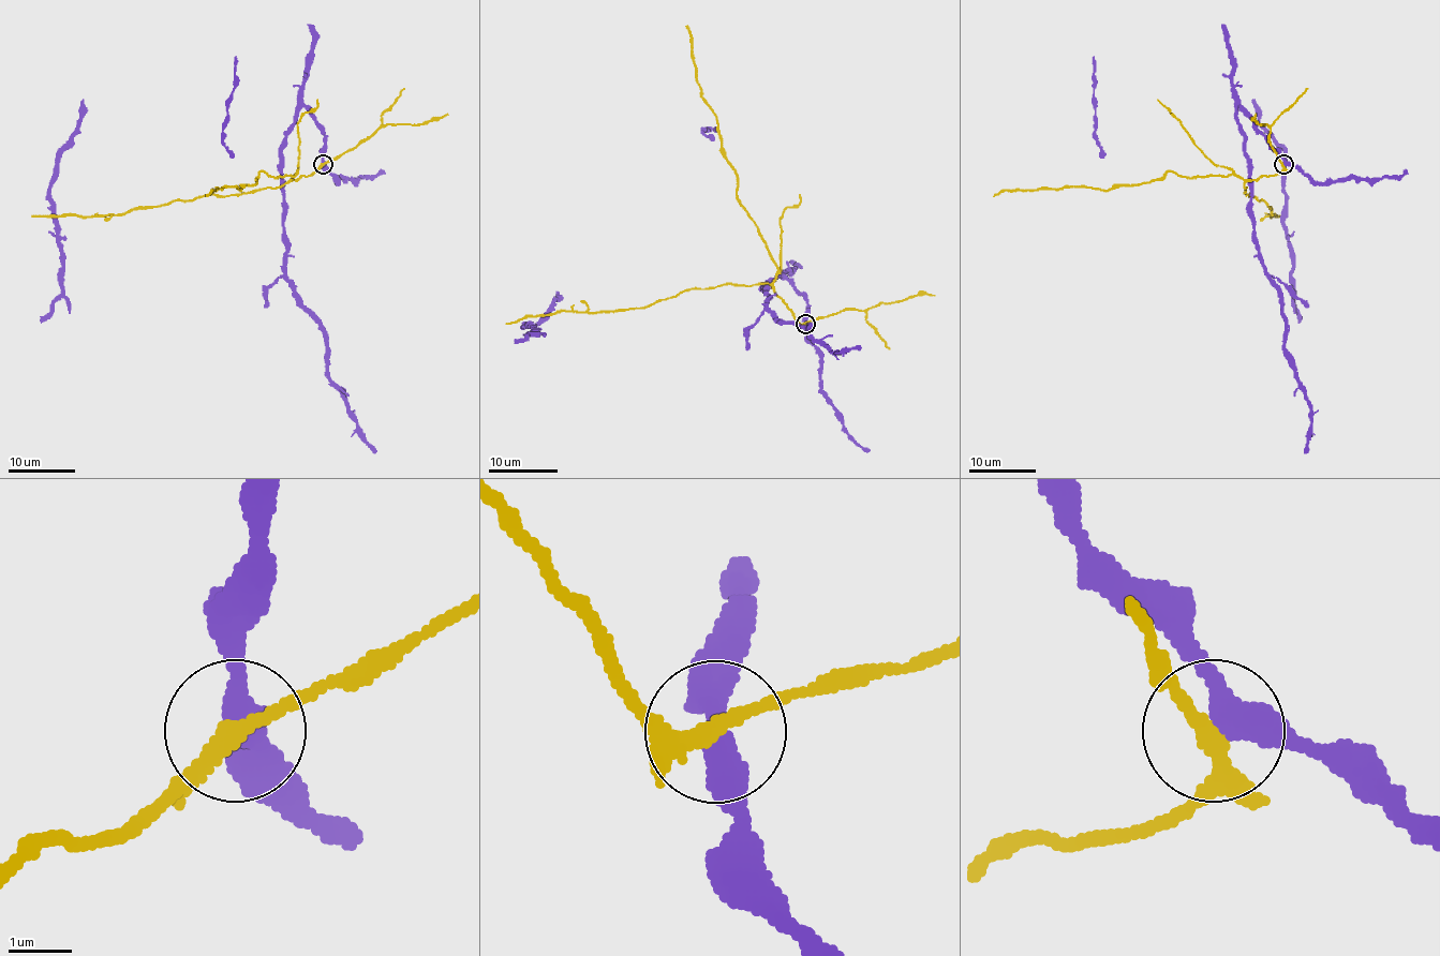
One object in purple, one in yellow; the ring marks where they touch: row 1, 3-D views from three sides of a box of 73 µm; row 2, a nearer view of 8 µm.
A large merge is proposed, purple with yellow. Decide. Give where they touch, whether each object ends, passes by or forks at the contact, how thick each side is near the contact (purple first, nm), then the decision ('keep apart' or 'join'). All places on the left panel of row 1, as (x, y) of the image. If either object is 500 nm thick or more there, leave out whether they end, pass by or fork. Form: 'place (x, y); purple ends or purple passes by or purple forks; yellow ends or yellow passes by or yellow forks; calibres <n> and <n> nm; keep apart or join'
place (323, 164); purple passes by; yellow passes by; calibres 360 and 240 nm; keep apart

